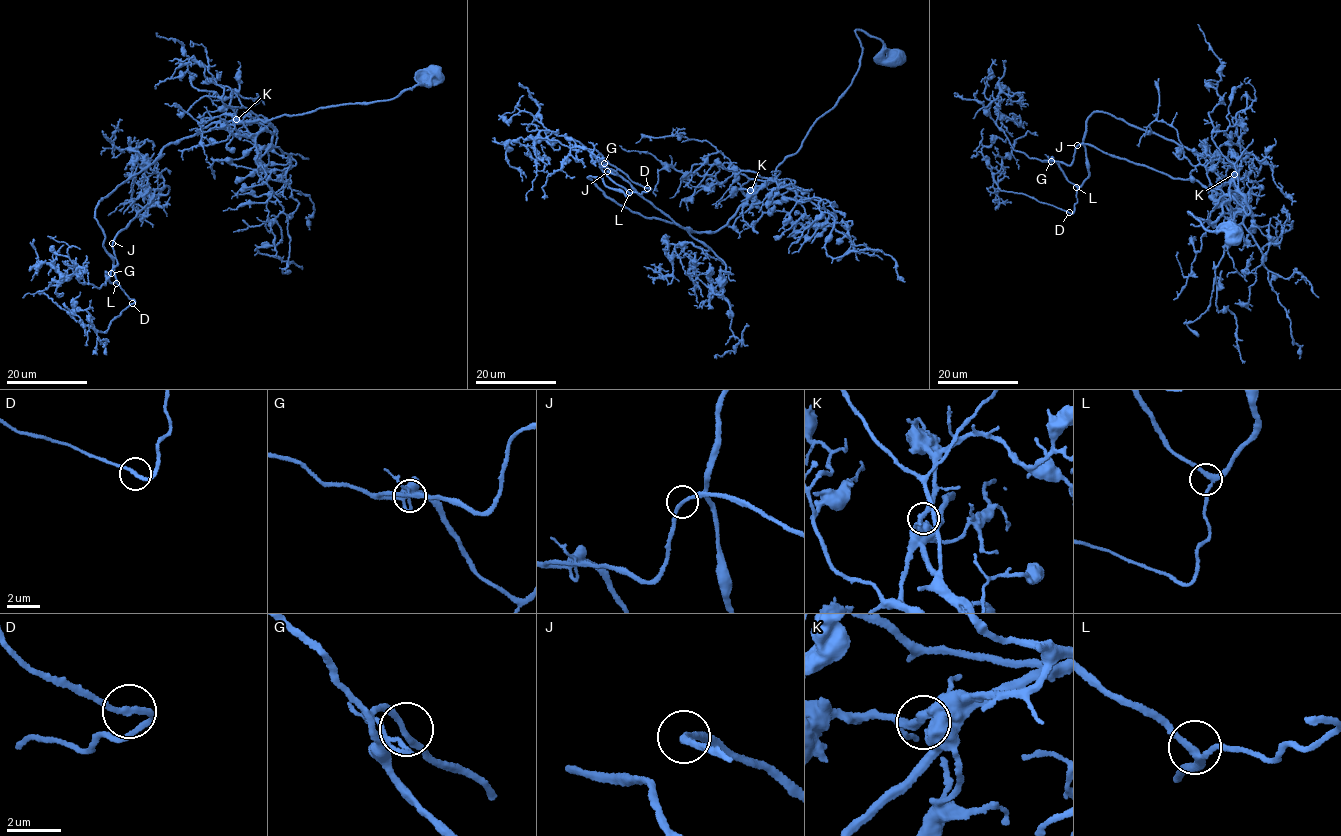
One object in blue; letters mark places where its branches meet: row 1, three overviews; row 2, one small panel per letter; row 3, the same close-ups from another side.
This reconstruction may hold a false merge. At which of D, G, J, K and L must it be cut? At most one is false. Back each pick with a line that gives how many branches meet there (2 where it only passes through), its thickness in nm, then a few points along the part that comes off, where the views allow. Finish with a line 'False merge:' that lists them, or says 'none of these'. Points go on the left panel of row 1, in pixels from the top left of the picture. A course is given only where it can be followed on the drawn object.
False merge: none of these

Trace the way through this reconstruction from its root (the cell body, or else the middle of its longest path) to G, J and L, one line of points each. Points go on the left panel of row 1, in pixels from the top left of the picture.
G: (433, 77), (389, 99), (216, 122), (167, 144), (97, 205), (115, 282), (111, 273)
J: (433, 77), (389, 99), (216, 122), (167, 144), (97, 205), (113, 283), (106, 274), (117, 263), (113, 243)
L: (433, 77), (430, 86), (385, 100), (263, 122), (216, 122), (164, 146), (97, 205), (94, 218), (116, 283)

